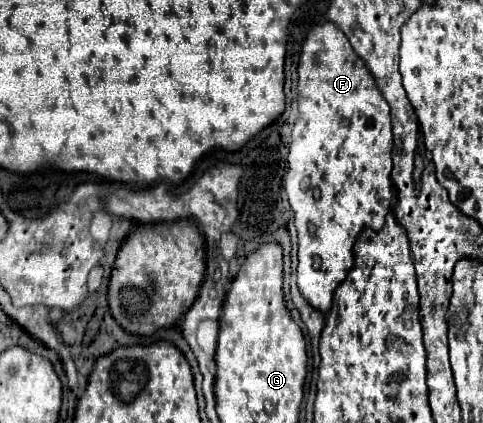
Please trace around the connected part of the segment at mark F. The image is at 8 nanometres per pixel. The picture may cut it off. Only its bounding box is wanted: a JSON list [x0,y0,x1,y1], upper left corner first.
[285,23,393,313]

